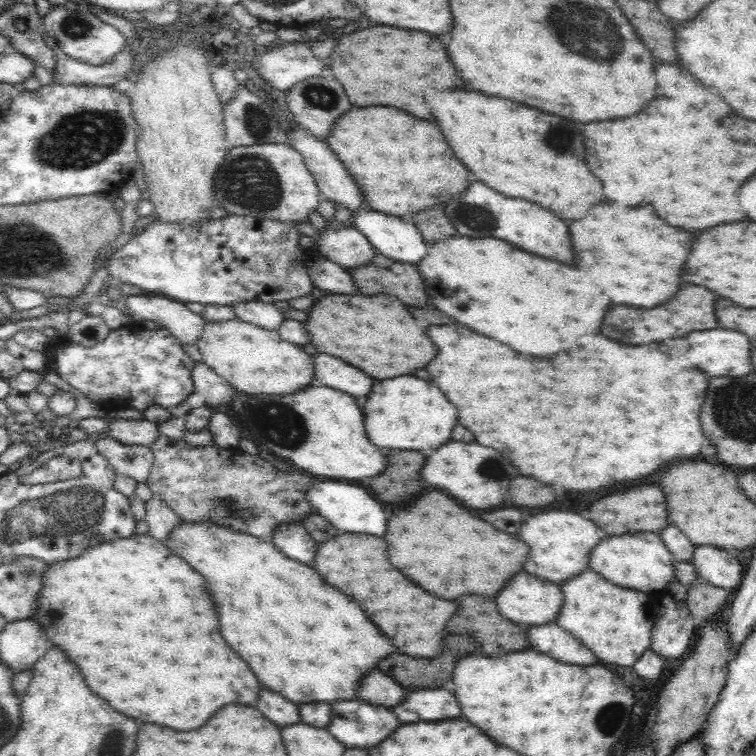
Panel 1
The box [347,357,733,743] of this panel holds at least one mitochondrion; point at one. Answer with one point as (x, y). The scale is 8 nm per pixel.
(609, 718)

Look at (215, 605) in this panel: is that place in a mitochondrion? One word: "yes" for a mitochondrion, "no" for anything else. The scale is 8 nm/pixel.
no

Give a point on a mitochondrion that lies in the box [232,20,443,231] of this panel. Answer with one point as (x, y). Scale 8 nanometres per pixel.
(257, 122)

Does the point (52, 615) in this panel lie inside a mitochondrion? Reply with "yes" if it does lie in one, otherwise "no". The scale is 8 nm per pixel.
yes

